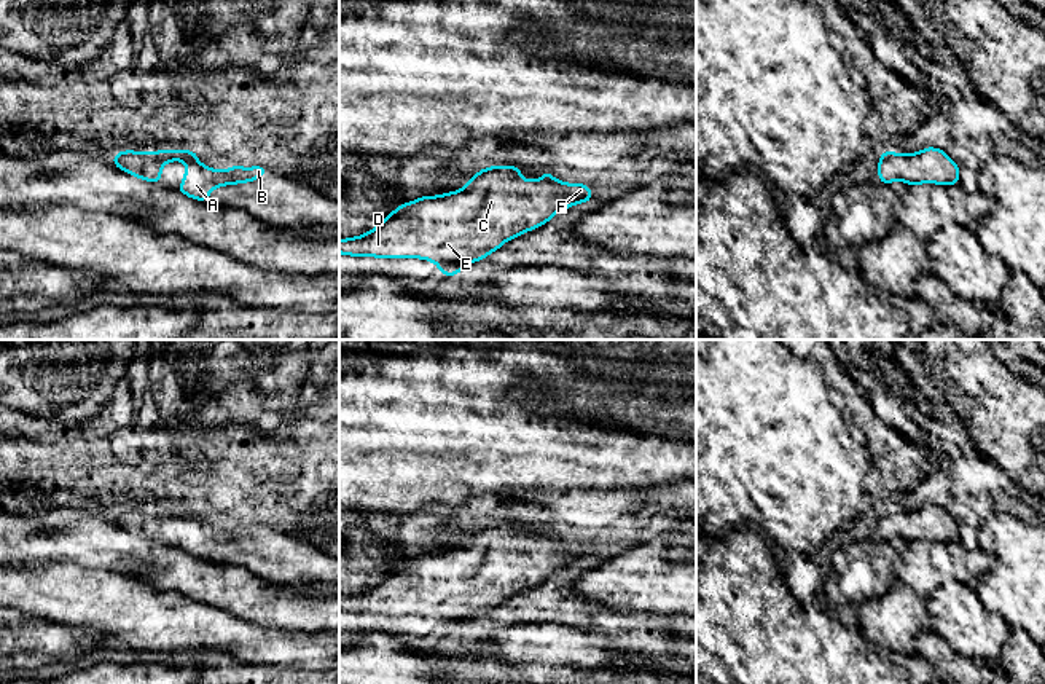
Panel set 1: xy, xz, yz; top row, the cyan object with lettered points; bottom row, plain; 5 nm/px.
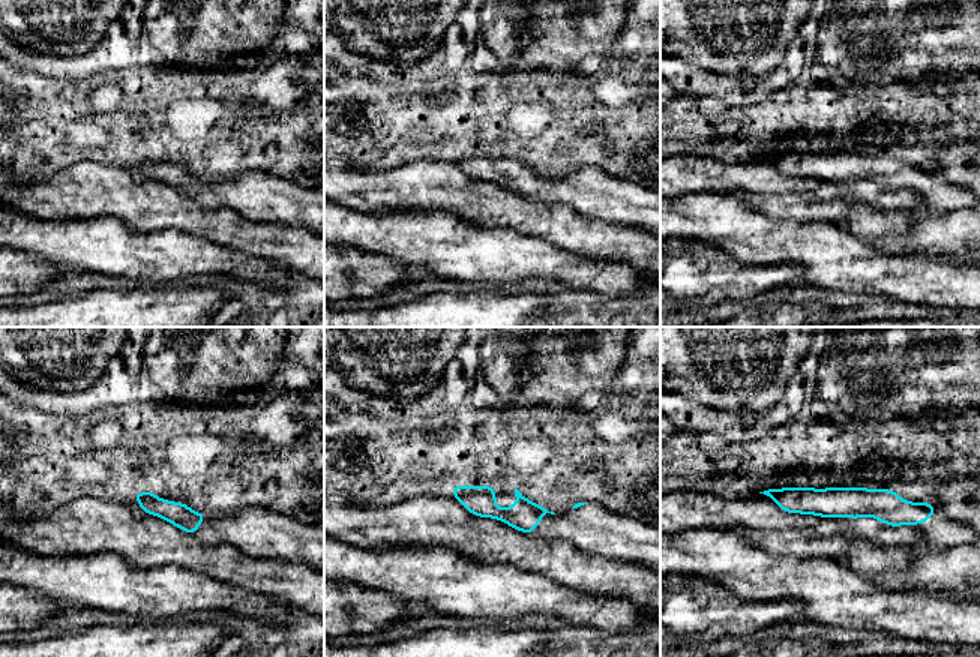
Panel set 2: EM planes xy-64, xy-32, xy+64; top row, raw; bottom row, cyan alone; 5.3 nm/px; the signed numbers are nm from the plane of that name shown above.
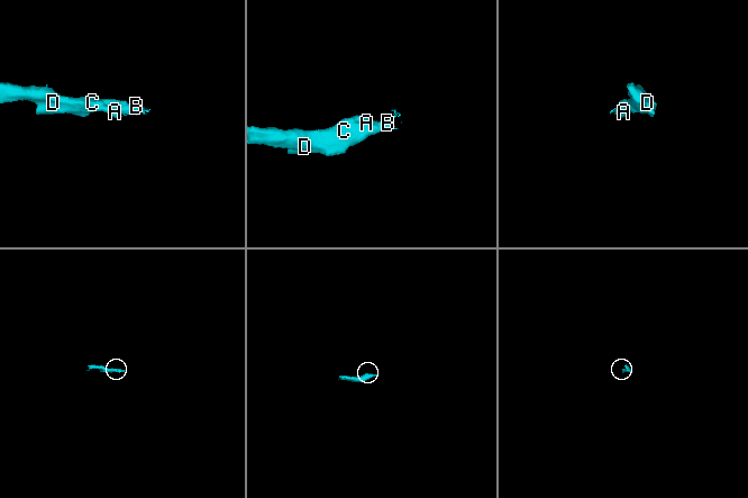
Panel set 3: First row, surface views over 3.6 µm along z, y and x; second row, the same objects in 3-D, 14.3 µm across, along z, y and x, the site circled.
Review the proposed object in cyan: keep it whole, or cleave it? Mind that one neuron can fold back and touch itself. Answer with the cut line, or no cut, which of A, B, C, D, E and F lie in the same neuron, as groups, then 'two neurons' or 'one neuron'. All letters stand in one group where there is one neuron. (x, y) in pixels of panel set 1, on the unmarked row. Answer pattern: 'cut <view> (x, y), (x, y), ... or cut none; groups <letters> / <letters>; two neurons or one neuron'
cut none; groups A B C D E F; one neuron

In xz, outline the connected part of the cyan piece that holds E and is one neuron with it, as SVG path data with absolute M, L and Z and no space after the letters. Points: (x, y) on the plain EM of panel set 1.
M518 523L484 525L459 548L401 561L378 585L358 595L339 596L339 611L358 615L424 615L436 620L443 633L456 633L468 620L487 615L503 599L545 582L559 568L593 556L588 541L564 541L548 526L542 533L542 537L524 537Z

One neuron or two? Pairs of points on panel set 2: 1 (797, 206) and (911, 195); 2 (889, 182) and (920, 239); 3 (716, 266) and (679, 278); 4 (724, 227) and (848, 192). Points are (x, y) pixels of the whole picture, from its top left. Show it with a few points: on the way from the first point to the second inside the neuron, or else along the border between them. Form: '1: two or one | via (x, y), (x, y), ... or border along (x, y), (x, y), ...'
1: one | via (826, 204), (839, 197), (883, 197)
2: two | border along (956, 209), (947, 213), (922, 215)
3: one | via (707, 275), (704, 278), (688, 278)
4: two | border along (737, 197), (772, 218), (794, 219), (802, 224)

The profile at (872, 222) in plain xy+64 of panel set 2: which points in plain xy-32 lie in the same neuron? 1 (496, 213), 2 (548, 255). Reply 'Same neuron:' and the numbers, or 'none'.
Same neuron: 1

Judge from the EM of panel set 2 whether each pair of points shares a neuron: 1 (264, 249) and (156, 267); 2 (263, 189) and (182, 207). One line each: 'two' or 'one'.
1: two
2: two

